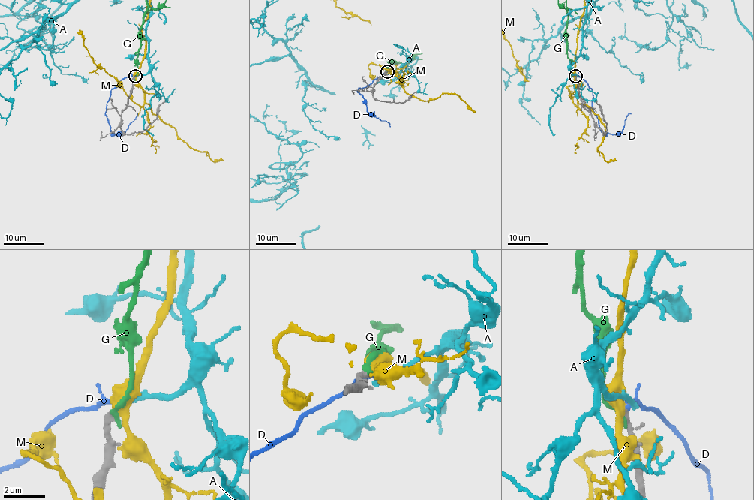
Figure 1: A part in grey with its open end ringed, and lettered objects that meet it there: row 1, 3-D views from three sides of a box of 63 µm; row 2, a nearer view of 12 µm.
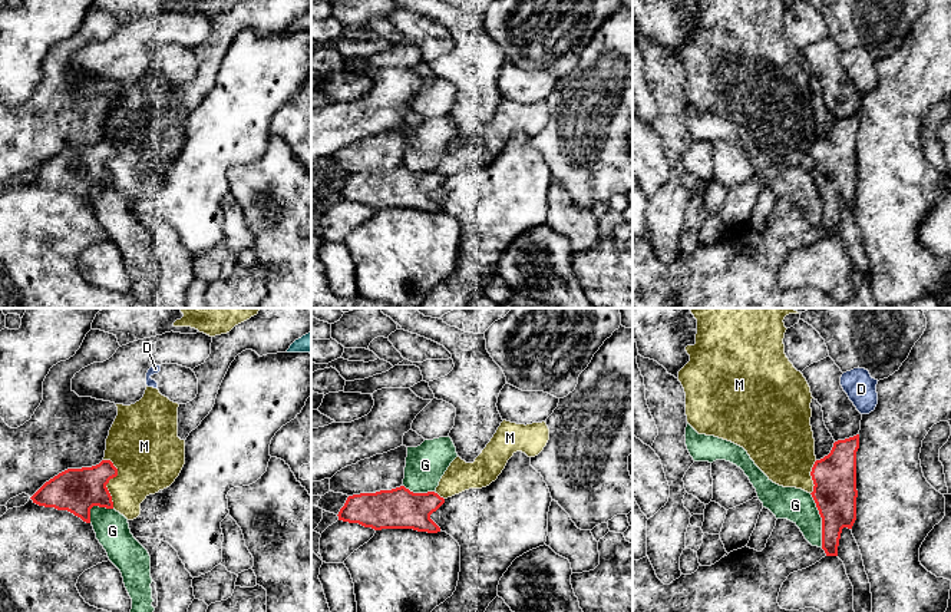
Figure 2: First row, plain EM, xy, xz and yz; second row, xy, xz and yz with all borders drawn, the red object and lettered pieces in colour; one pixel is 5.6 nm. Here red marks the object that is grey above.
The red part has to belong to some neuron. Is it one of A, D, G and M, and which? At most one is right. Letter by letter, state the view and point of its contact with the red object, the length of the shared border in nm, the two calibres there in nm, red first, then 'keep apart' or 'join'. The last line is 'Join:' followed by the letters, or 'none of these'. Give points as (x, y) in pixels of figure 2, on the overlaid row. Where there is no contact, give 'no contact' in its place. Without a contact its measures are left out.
A: no contact; keep apart
D: no contact; keep apart
G: meets red in yz at (822, 520); contact 320 nm long; 240 nm thick on the red side, 190 nm on the other; keep apart
M: meets red in xy at (109, 479); contact 280 nm long; 260 nm thick on the red side, 380 nm on the other; keep apart
Join: none of these

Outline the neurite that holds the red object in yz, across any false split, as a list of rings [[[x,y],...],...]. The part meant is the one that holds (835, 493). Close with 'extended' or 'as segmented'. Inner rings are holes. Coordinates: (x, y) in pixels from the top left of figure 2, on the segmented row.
[[[859,434],[838,440],[828,456],[816,460],[810,476],[813,492],[810,493],[822,517],[822,549],[826,556],[838,556],[839,539],[843,527],[852,529],[856,520],[856,451]]] | as segmented

